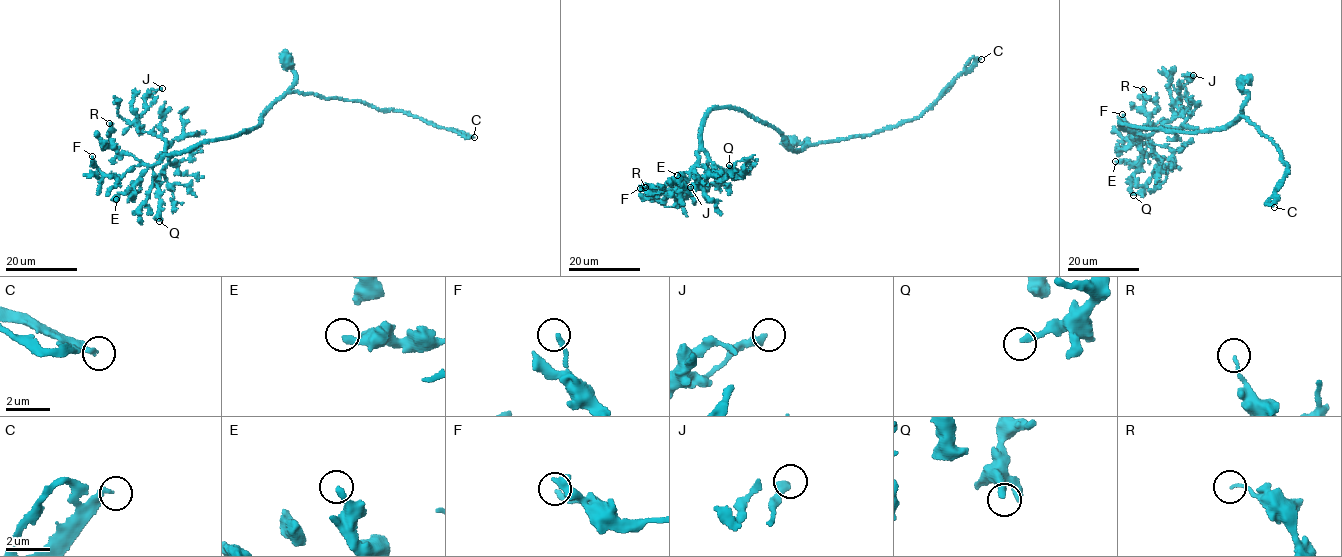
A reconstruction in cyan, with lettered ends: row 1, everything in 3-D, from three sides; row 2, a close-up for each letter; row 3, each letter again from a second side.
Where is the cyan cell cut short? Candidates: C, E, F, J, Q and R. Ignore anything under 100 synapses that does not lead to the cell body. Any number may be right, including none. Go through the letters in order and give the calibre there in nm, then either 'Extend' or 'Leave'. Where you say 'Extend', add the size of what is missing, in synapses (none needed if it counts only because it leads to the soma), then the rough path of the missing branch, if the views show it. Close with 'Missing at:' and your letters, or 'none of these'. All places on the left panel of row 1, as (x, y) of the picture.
C: Thickness 240 nm. Extend. Course of what is missing: (474, 137), (501, 146), (499, 150)
E: Thickness 280 nm. Leave
F: Thickness 220 nm. Leave
J: Thickness 360 nm. Leave
Q: Thickness 280 nm. Leave
R: Thickness 120 nm. Leave
Missing at: C

